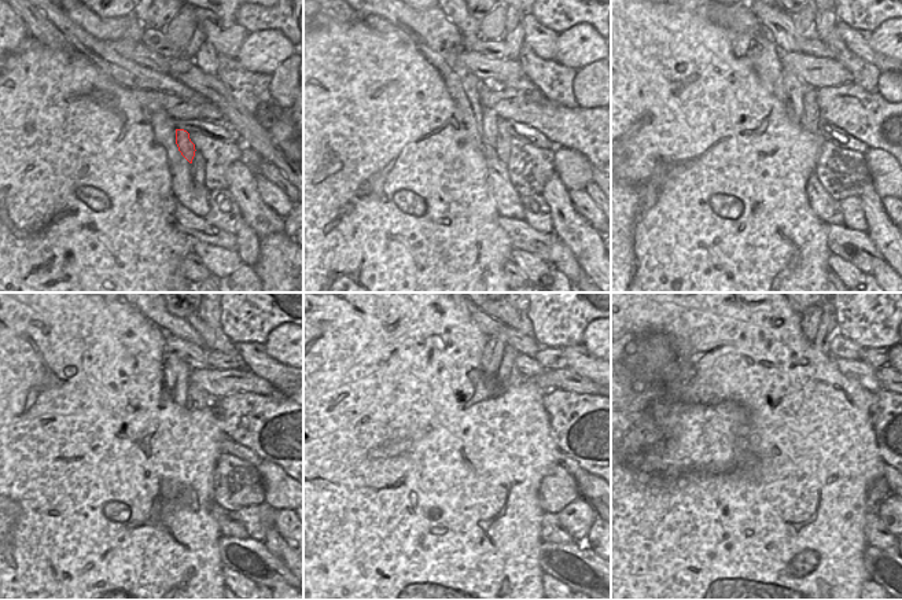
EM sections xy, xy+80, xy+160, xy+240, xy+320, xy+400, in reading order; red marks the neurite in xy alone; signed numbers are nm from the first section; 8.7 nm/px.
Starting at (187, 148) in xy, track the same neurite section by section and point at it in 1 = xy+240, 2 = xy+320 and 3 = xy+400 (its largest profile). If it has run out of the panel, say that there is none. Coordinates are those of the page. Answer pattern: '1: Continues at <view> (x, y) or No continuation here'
1: Continues at xy+240 (176, 372)
2: Continues at xy+320 (492, 356)
3: Continues at xy+400 (810, 320).

